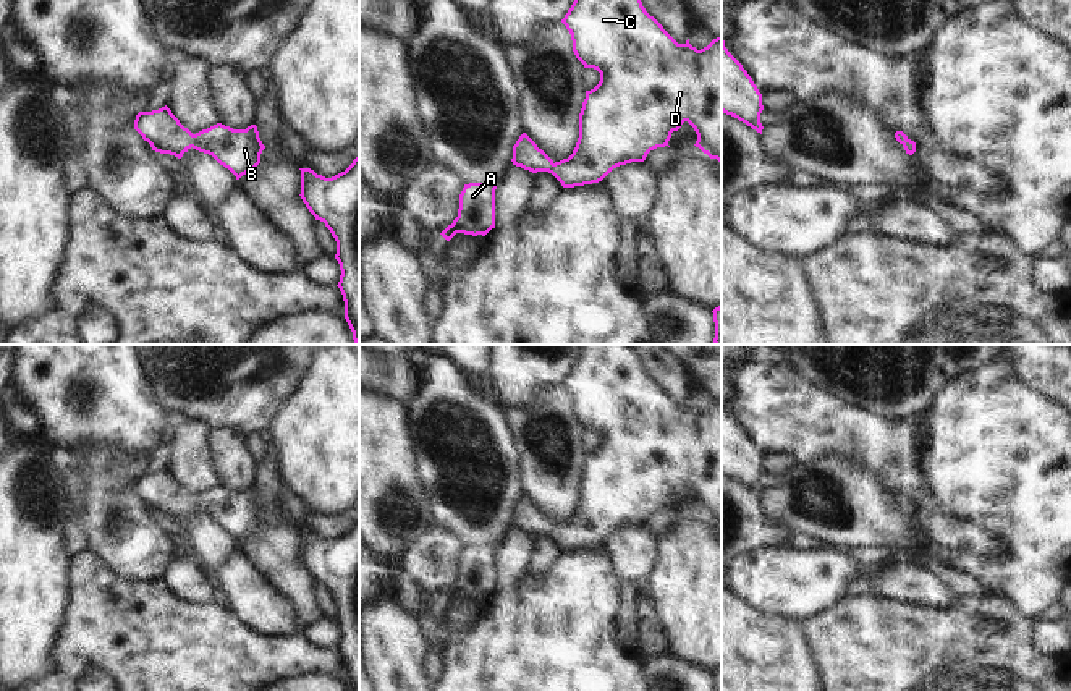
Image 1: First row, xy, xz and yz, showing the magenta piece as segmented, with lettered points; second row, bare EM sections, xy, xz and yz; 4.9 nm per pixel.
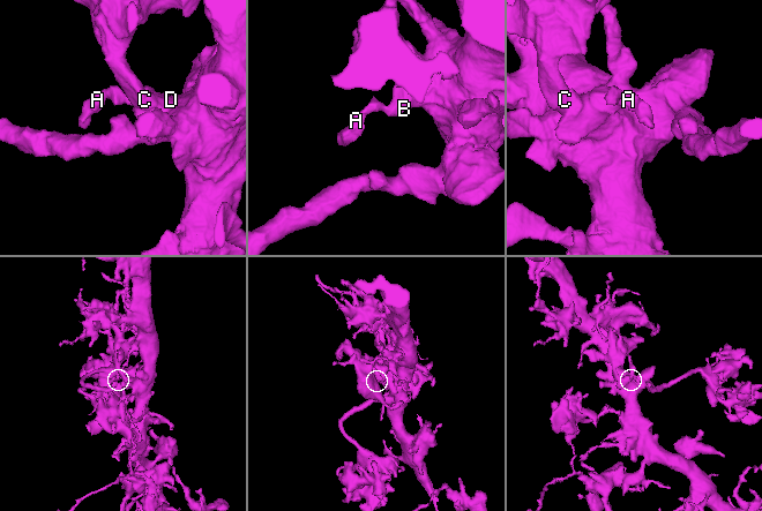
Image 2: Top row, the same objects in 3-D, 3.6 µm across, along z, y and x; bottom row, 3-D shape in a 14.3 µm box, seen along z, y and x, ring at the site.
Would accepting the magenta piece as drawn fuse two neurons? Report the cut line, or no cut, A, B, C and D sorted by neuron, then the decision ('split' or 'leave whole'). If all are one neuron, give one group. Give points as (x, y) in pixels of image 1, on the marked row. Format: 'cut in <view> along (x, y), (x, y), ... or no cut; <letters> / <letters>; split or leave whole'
no cut; A B C D; leave whole

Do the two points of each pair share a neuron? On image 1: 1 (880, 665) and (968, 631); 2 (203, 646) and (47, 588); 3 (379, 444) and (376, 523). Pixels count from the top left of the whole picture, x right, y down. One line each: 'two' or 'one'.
1: one
2: two
3: one

